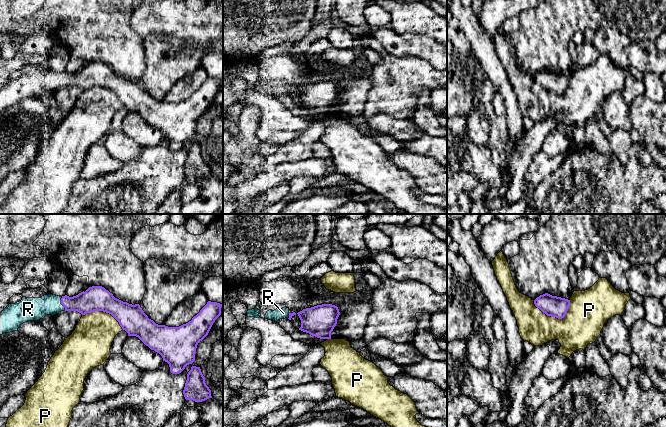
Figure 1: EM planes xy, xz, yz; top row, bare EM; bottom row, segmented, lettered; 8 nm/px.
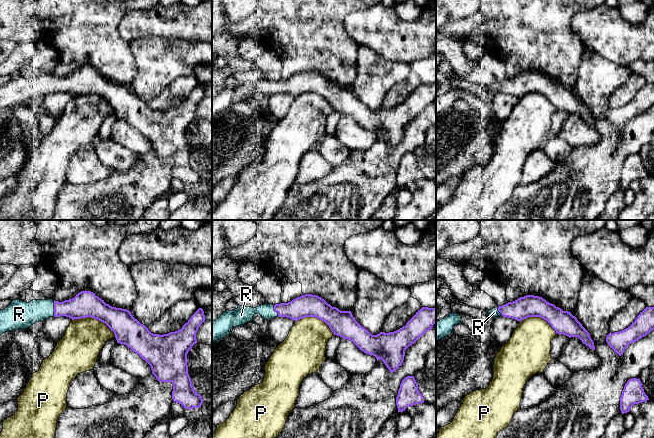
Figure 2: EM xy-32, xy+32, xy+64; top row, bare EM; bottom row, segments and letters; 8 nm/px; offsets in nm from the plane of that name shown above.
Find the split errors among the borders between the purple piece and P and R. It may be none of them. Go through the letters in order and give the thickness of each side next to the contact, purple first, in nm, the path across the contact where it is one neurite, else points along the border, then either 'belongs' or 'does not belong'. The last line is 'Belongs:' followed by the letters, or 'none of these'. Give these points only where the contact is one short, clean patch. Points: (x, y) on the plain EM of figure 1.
P: 170/320 nm | does not belong
R: 180/190 nm | across xy (91, 76), (83, 79), (62, 80), (48, 80), (32, 85) | belongs
Belongs: R

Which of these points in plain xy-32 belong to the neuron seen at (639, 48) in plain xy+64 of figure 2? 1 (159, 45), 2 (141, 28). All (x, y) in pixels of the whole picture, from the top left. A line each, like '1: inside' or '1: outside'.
1: outside
2: inside

